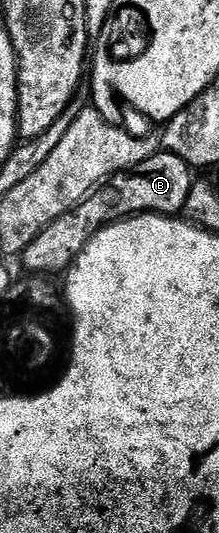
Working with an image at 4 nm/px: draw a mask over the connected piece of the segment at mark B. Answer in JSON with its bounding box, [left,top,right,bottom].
[20,150,196,276]

